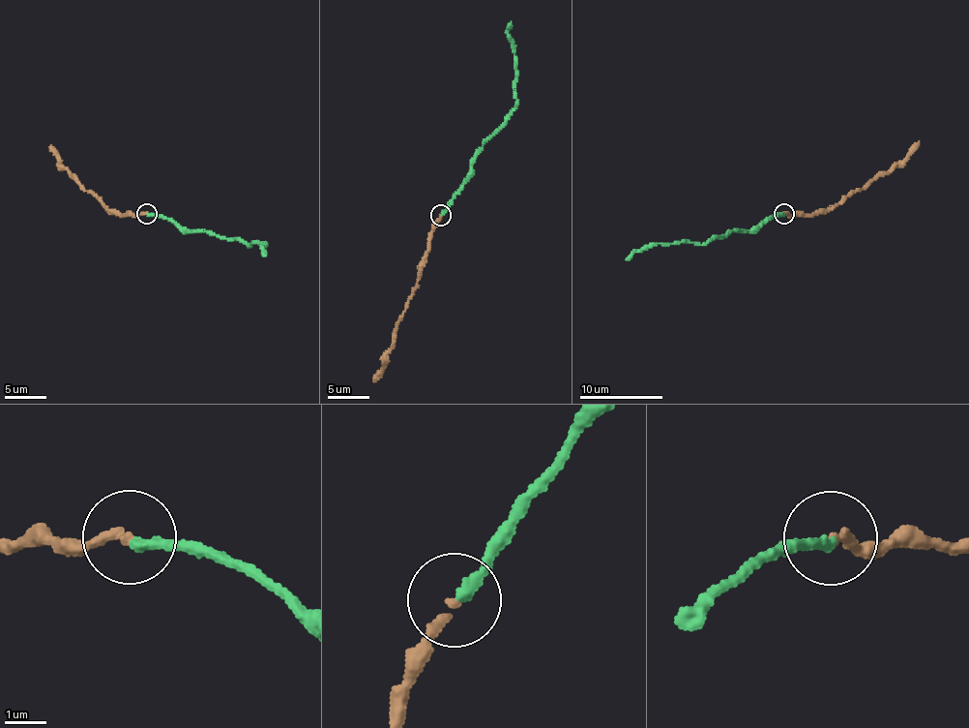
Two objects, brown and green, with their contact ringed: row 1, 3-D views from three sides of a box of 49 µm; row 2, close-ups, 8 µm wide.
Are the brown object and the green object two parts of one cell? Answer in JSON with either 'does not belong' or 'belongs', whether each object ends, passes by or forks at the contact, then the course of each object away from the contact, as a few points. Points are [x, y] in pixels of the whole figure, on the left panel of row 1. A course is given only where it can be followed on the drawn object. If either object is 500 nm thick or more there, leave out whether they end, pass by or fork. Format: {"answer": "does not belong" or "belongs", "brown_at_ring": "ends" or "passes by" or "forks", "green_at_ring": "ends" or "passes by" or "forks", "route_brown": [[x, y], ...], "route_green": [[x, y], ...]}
{"answer": "belongs", "brown_at_ring": "ends", "green_at_ring": "ends", "route_brown": [[147, 214], [122, 215], [107, 210], [79, 185], [50, 145]], "route_green": [[147, 214], [249, 247], [266, 242], [262, 249], [266, 256]]}

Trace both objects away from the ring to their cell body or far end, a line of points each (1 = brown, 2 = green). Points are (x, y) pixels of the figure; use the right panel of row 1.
1: (783, 214), (813, 214), (833, 209), (891, 172), (919, 141)
2: (783, 214), (767, 218), (757, 227), (728, 230), (724, 235), (701, 245), (653, 243), (626, 259)

